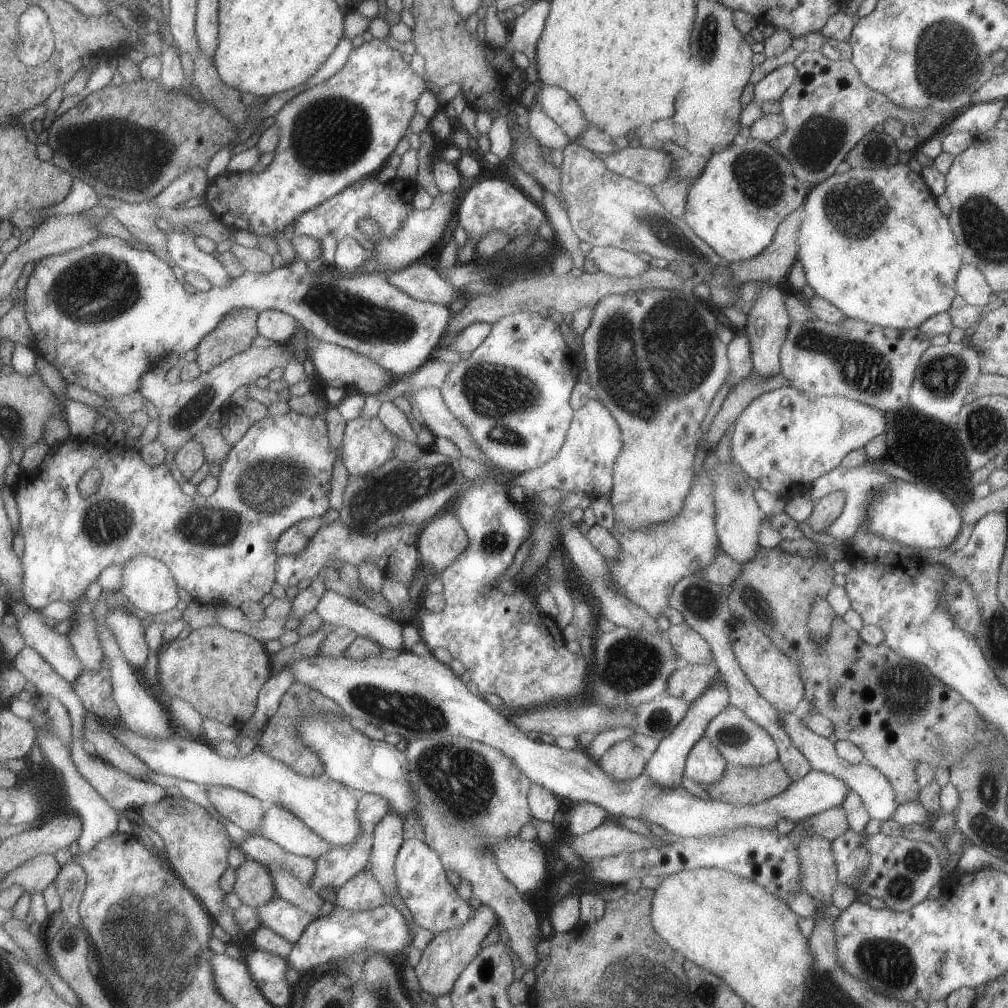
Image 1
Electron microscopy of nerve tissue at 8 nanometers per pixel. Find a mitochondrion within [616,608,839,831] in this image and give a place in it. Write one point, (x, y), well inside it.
(734, 736)

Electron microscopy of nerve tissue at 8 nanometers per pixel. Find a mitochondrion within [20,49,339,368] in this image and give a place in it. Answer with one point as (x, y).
(79, 293)

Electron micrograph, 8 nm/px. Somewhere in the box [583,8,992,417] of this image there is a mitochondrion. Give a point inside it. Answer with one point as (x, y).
(945, 63)

